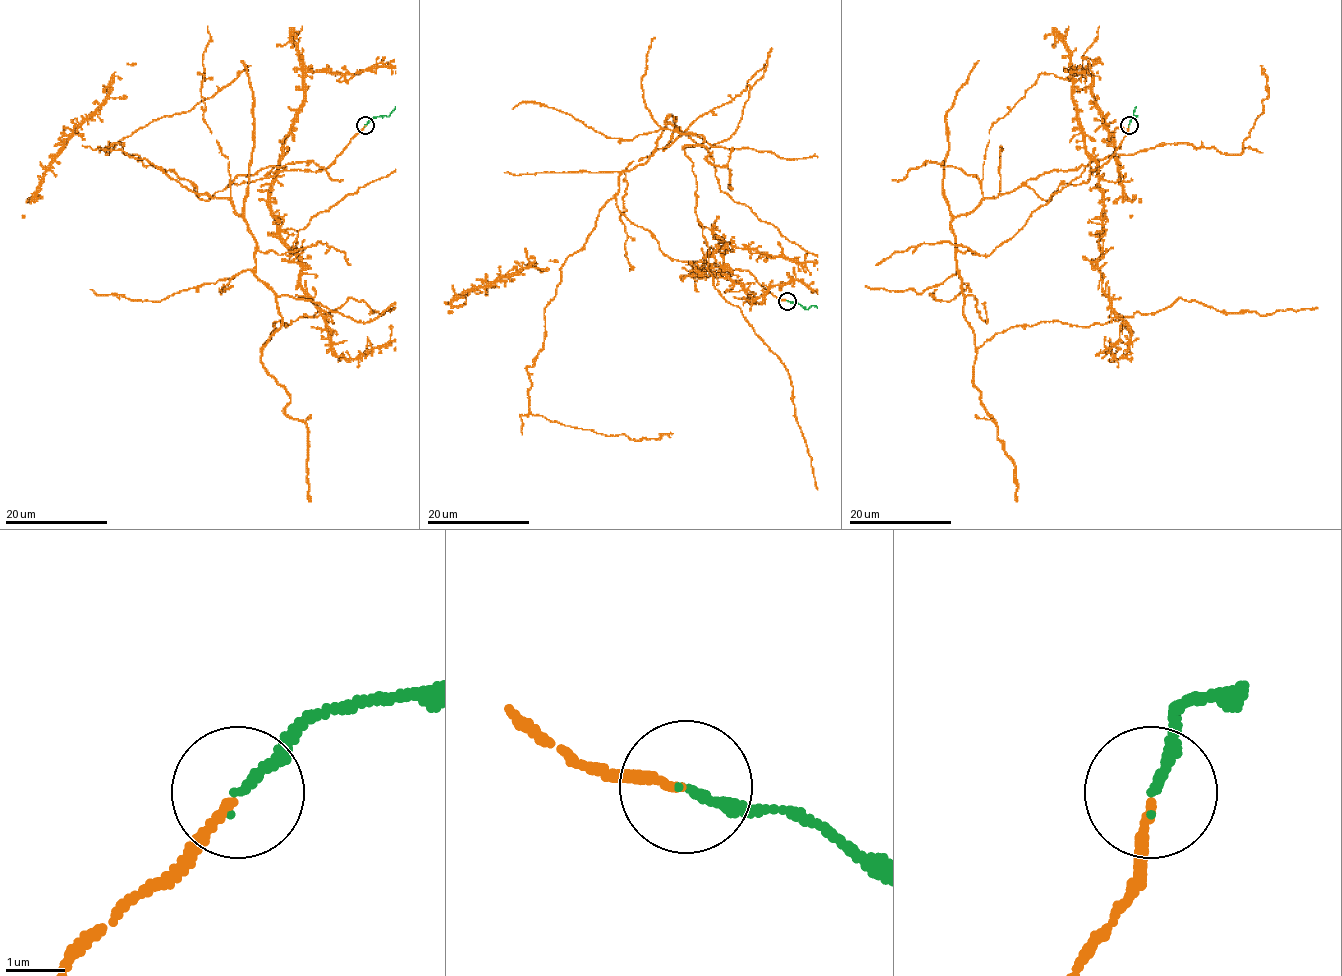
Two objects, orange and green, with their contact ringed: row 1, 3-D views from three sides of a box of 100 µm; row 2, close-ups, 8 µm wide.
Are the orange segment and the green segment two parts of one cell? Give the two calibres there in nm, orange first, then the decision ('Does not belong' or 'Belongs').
Thickness 140 nm (orange) against 160 nm. Belongs

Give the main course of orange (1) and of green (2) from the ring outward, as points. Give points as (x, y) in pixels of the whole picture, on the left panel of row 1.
1: (366, 125), (326, 169), (193, 186), (256, 243), (263, 347), (349, 298), (395, 307)
2: (366, 124), (372, 118), (387, 117), (395, 106)

